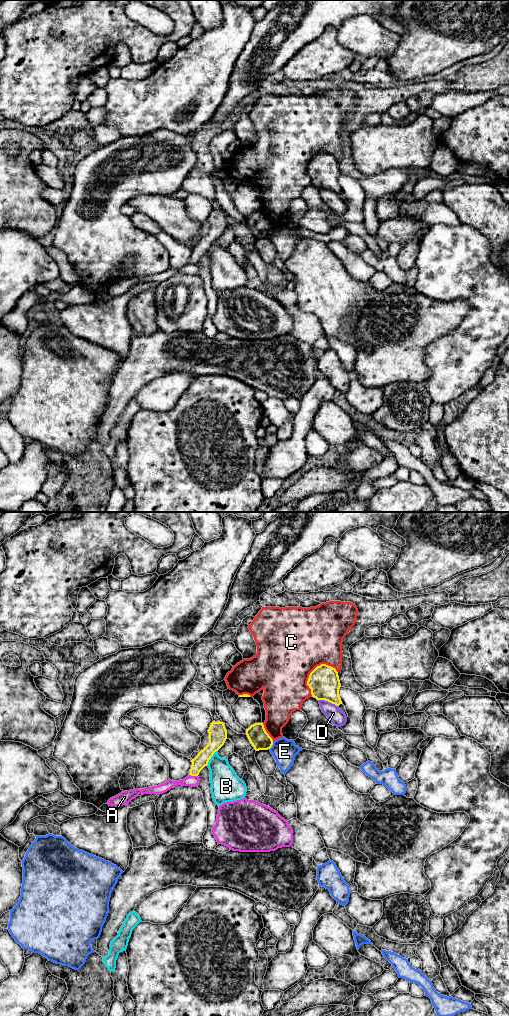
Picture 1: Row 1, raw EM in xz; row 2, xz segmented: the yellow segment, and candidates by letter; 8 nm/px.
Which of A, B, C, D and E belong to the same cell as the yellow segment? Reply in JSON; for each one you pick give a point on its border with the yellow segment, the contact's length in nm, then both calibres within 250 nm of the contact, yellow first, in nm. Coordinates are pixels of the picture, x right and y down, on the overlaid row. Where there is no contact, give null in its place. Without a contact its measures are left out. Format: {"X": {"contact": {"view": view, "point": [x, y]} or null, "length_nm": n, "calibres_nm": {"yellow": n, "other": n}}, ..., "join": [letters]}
{"join": []}

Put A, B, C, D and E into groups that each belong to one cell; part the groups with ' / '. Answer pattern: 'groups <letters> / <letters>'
groups A / B / C / D / E

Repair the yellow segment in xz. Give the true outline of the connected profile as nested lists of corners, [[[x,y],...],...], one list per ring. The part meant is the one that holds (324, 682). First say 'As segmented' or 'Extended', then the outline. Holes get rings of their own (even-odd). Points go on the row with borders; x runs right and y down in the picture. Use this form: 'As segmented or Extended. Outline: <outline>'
As segmented. Outline: [[[326,664],[317,666],[309,675],[307,685],[311,689],[312,697],[325,700],[336,706],[342,704],[339,696],[341,687],[338,672]]]

